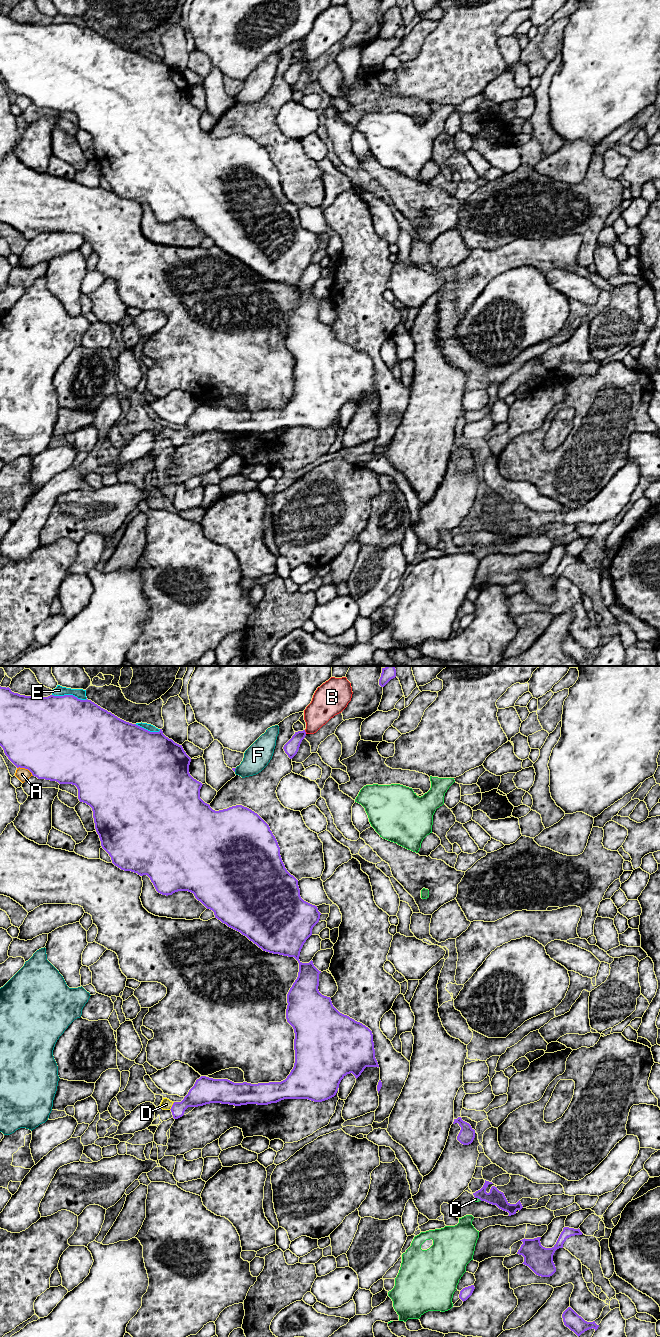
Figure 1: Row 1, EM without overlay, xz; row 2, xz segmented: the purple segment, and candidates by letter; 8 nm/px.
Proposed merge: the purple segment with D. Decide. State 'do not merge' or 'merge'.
merge

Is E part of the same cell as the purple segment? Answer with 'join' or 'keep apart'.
keep apart

